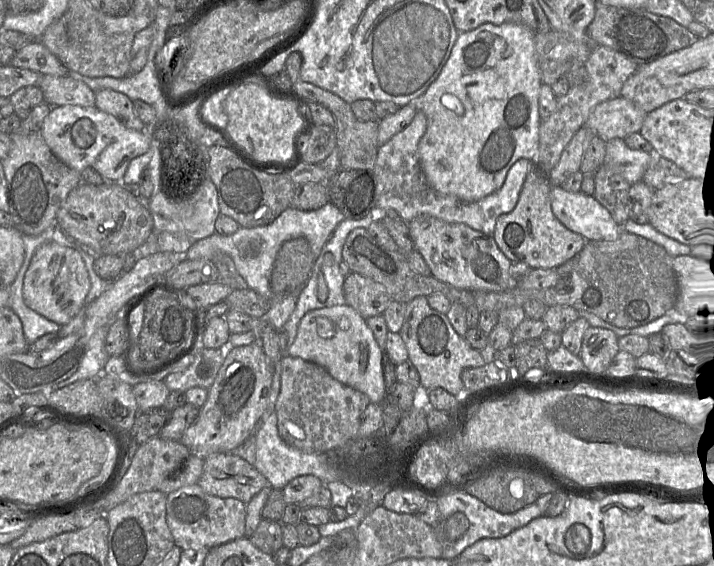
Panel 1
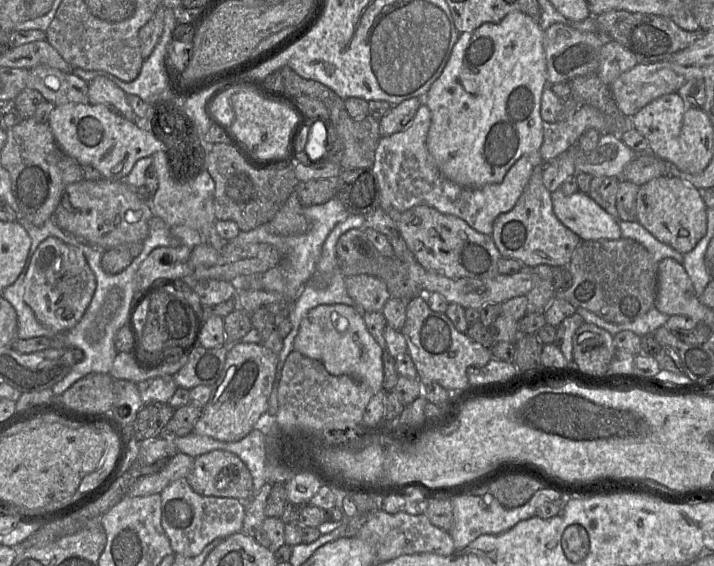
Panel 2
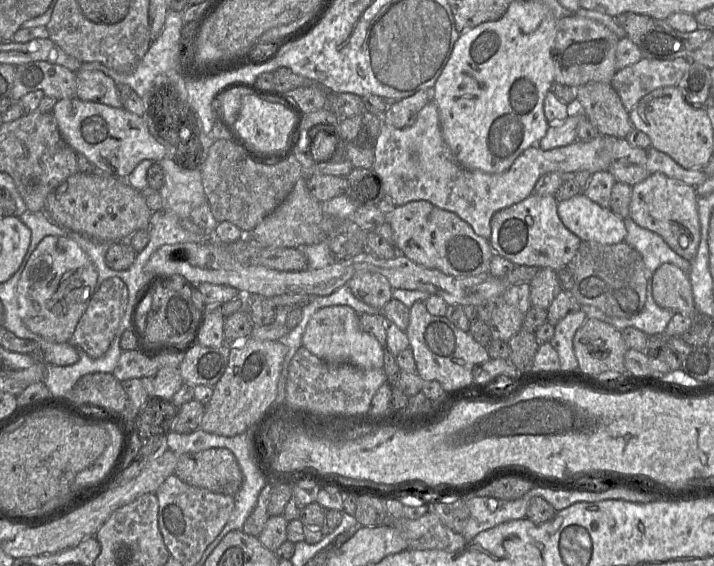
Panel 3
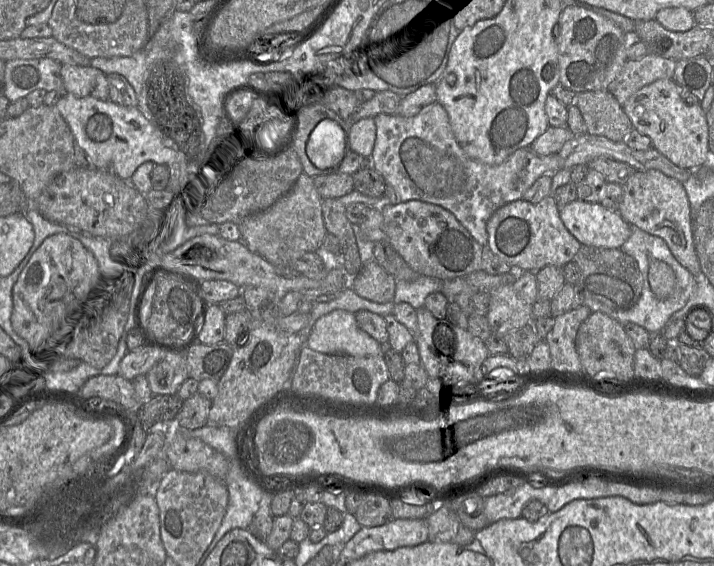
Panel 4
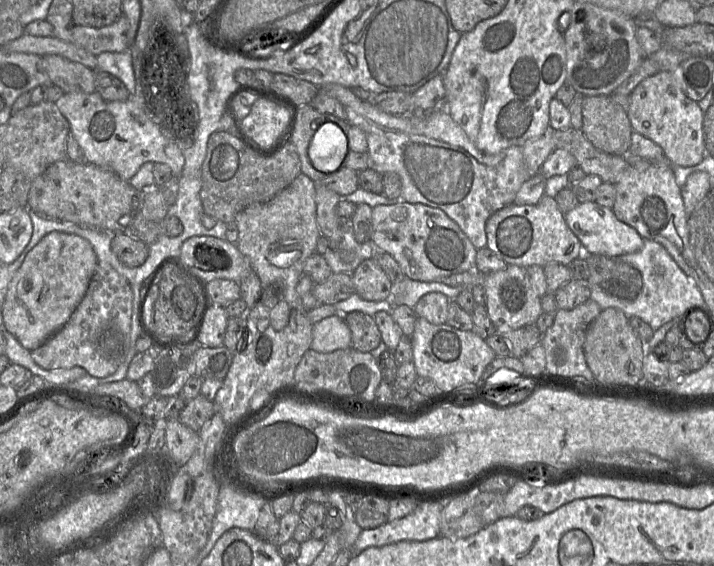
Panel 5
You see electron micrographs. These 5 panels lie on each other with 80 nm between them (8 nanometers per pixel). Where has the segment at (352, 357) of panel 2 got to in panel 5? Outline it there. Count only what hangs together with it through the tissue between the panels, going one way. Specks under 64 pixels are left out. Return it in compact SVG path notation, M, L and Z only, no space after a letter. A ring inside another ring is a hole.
M336 314L316 322L310 348L321 353L351 348L351 330L343 315Z

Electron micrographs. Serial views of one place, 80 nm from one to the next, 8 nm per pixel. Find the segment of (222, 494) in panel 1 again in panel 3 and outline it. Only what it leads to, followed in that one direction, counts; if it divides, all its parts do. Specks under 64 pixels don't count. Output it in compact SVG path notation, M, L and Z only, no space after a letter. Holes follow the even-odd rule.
M227 448L179 454L174 474L191 486L233 496L243 482L238 461Z

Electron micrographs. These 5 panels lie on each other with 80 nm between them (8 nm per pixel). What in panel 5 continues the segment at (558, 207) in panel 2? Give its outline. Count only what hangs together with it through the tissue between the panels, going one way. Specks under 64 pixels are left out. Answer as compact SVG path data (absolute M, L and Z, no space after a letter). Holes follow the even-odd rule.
M595 201L580 202L565 213L565 221L583 245L583 254L599 254L616 257L640 250L644 239L630 225L620 221L612 208L602 206Z

